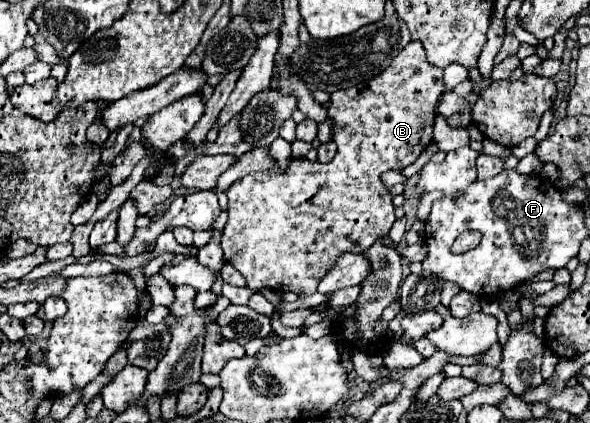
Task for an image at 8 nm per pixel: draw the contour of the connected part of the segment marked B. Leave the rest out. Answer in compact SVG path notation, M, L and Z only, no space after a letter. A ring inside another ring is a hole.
M410 41L392 63L372 81L332 93L328 119L332 121L332 141L338 145L336 157L322 165L322 171L304 171L304 159L290 159L288 169L256 171L234 181L228 189L228 223L221 237L225 261L238 269L250 289L292 291L298 299L316 293L322 275L336 263L340 253L362 253L394 223L390 191L382 185L382 173L404 169L414 163L432 143L436 107L444 95L442 69L428 63L420 41Z

